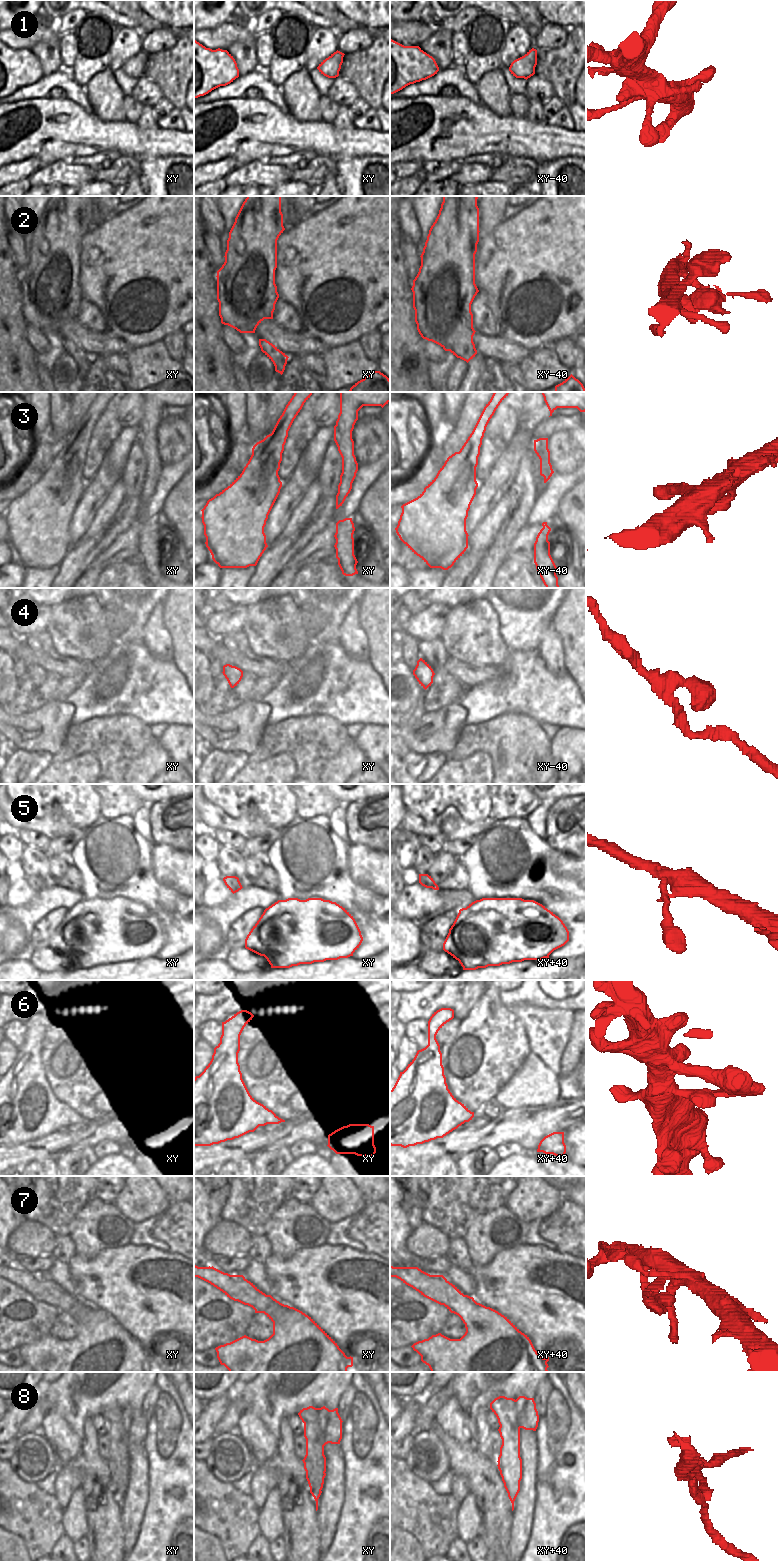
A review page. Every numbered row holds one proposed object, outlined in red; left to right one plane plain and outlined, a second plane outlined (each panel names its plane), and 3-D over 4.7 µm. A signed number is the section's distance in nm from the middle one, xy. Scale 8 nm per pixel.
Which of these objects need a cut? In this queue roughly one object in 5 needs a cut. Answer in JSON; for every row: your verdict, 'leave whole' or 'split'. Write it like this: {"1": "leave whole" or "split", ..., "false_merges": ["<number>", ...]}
{"1": "leave whole", "2": "leave whole", "3": "leave whole", "4": "leave whole", "5": "leave whole", "6": "leave whole", "7": "leave whole", "8": "split", "false_merges": ["8"]}

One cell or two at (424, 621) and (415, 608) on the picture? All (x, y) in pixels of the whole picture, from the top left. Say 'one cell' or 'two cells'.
two cells

